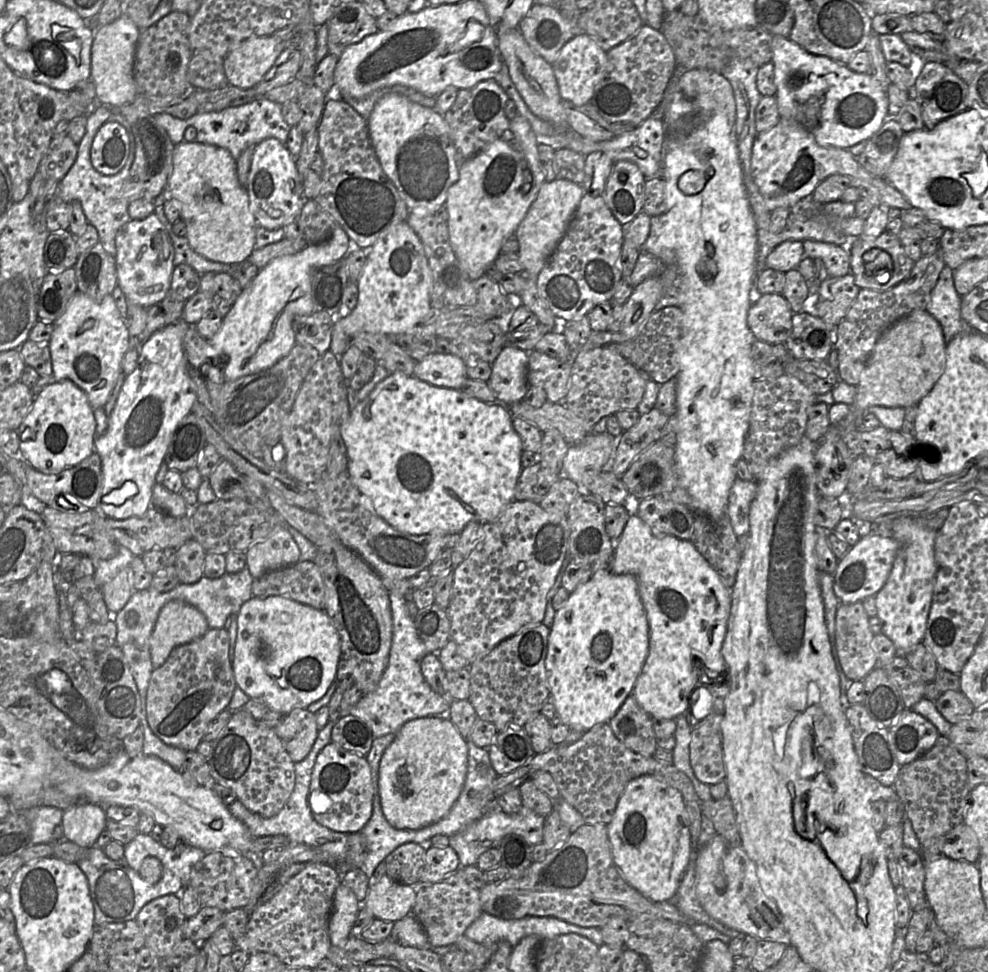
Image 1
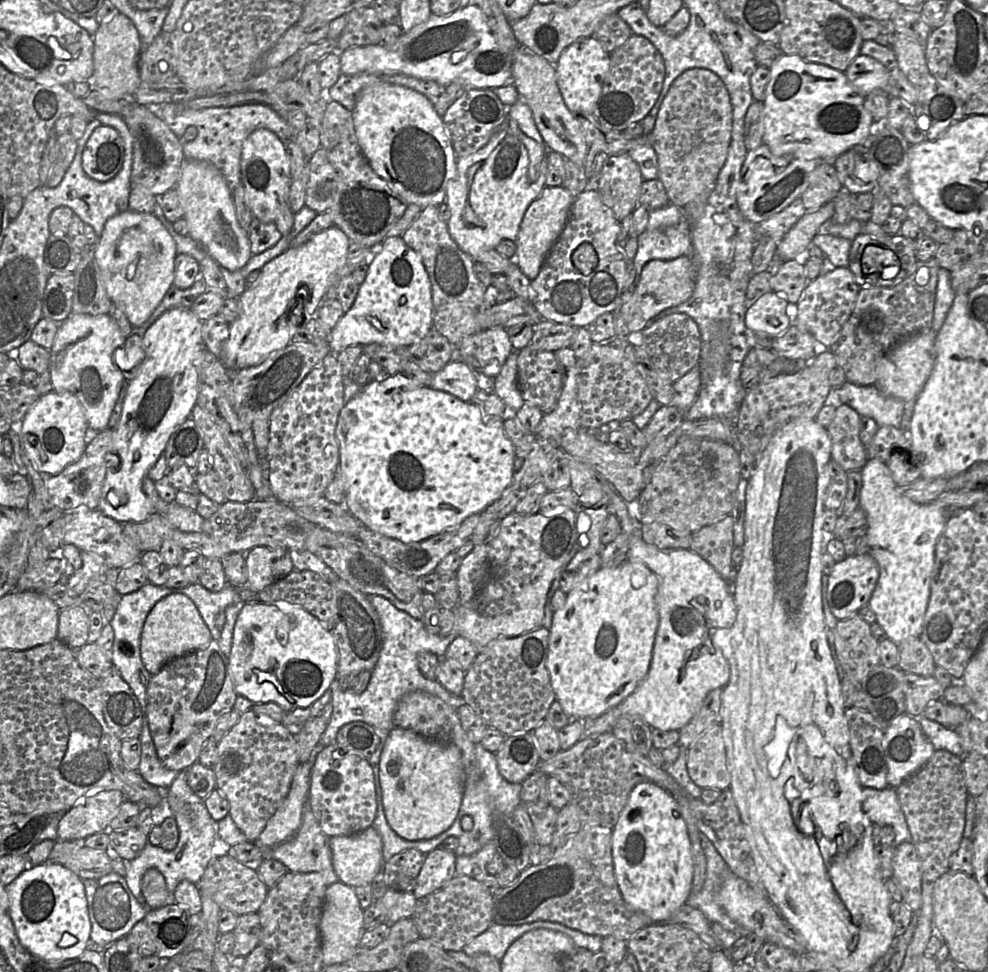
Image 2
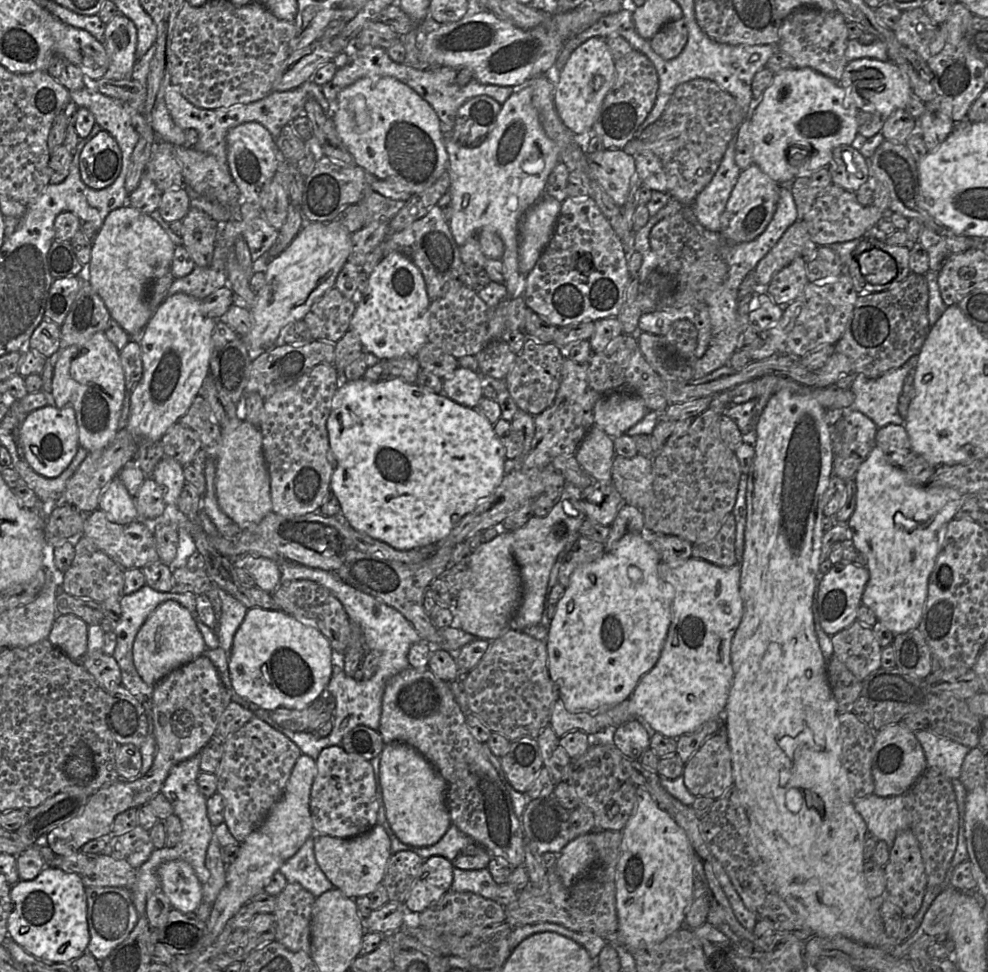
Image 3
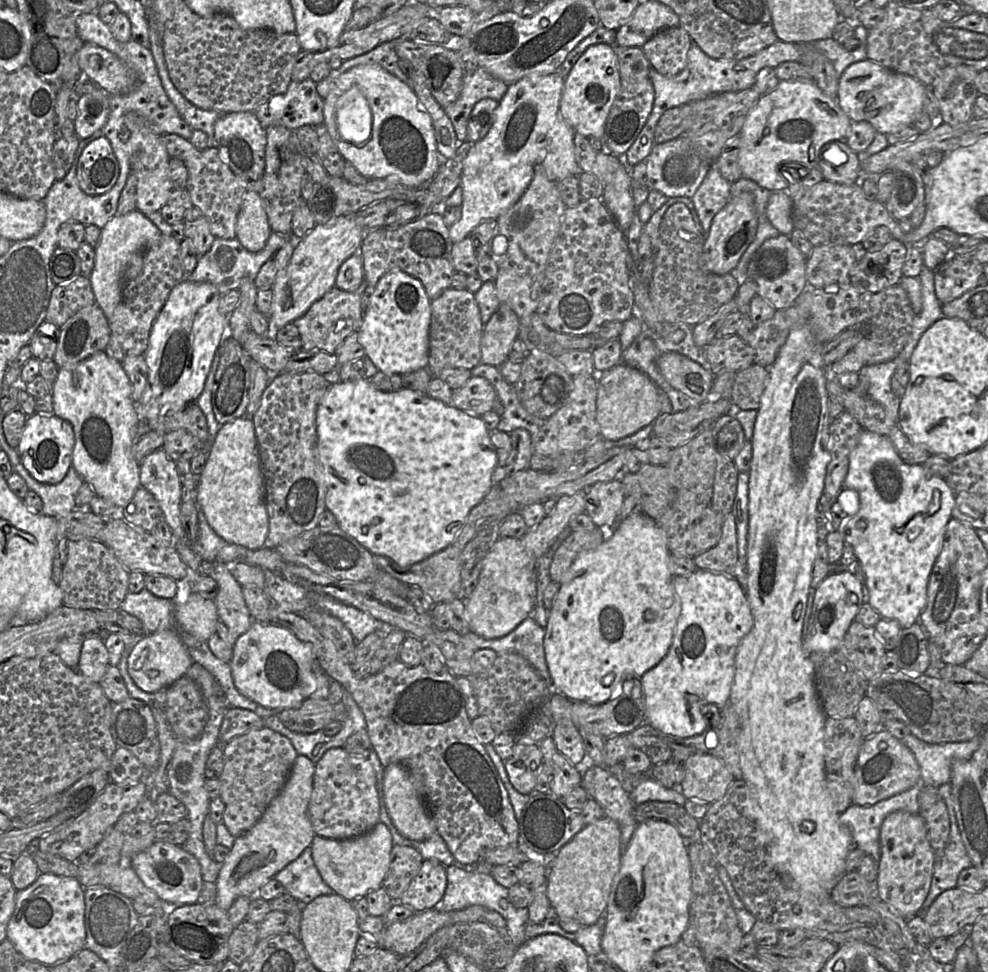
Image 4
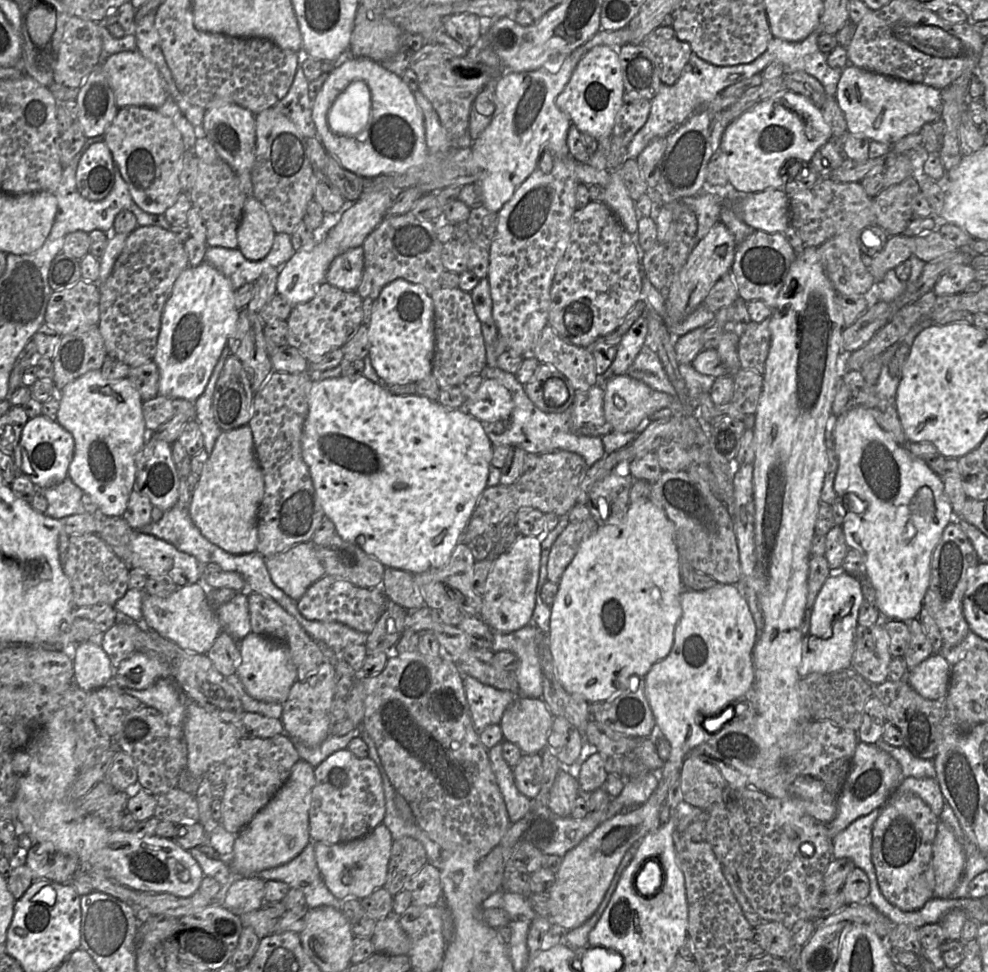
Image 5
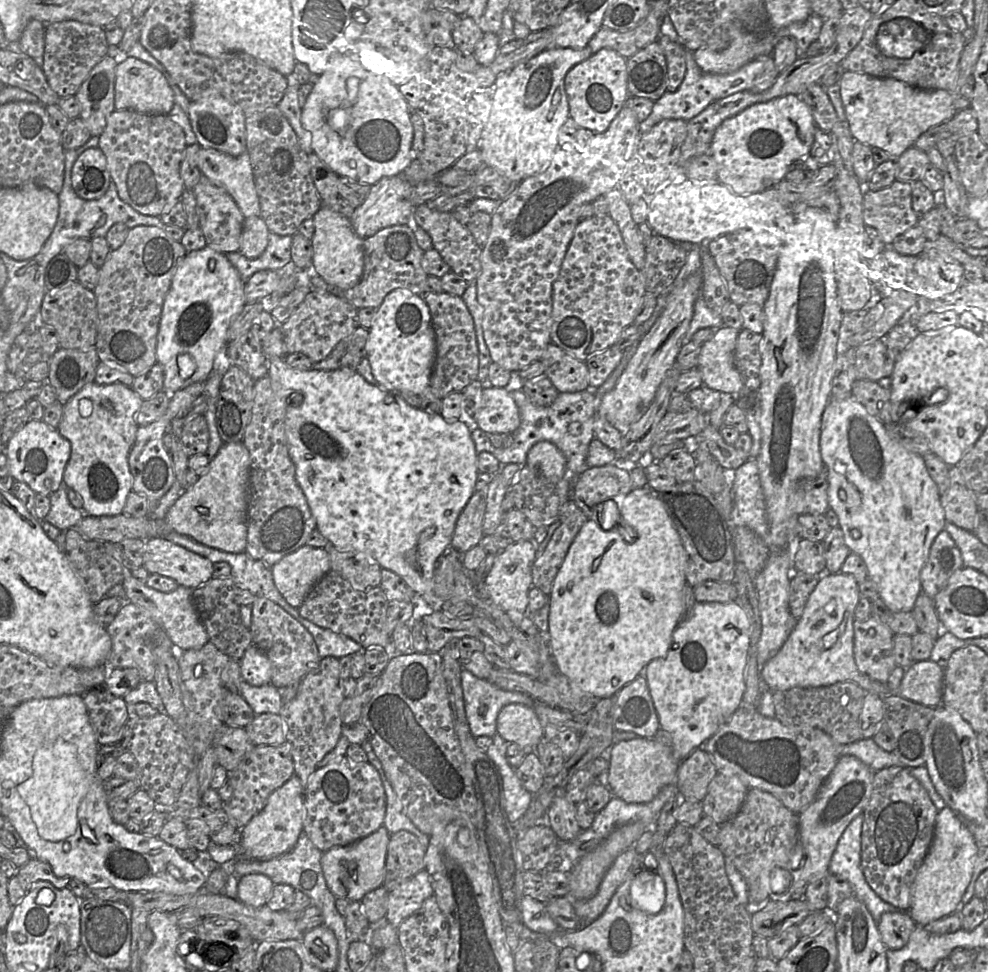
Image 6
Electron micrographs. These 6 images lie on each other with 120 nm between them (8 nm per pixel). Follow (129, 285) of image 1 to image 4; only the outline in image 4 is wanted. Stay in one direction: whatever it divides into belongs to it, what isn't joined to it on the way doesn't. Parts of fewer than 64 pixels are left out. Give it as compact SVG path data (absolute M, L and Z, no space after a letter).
M135 209L124 215L114 215L101 229L101 237L95 247L94 268L89 275L96 303L108 318L122 299L125 272L137 257L163 235L147 216Z

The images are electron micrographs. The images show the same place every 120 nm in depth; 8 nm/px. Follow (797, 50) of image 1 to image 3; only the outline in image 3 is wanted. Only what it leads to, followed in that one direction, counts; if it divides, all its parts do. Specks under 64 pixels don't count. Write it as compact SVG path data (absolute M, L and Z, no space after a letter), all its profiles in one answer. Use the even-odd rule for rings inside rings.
M808 67L790 68L776 73L761 98L753 99L754 101L755 109L750 119L753 163L779 184L791 184L795 178L823 167L828 168L833 150L839 146L851 145L858 135L859 109L852 98L838 82ZM793 148L805 150L801 159L793 161Z

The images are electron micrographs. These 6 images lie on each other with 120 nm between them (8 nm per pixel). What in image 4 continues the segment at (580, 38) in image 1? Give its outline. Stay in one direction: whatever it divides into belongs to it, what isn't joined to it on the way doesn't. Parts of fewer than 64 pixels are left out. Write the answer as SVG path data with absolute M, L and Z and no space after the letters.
M594 44L583 52L568 75L560 98L559 111L574 132L601 140L605 123L620 89L620 74L613 45Z

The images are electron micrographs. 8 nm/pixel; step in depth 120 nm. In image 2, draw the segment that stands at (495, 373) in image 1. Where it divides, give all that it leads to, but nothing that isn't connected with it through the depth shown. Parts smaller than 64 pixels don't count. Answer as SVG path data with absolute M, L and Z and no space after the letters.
M512 351L506 359L499 374L494 379L494 393L511 407L514 413L523 406L524 401L517 387L517 357L518 351Z

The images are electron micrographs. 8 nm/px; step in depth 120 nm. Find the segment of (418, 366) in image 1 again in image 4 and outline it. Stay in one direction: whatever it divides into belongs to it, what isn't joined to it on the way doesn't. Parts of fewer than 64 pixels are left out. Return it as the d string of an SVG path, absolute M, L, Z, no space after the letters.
M471 376L464 386L452 390L450 405L462 411L482 416L493 410L496 399L496 390L487 379Z

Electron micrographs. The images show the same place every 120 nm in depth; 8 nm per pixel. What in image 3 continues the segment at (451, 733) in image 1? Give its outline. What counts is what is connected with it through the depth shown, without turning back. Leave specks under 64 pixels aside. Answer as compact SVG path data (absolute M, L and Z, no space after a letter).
M403 742L384 744L380 753L380 783L386 818L402 843L423 847L442 838L451 825L445 802L446 782L415 748Z

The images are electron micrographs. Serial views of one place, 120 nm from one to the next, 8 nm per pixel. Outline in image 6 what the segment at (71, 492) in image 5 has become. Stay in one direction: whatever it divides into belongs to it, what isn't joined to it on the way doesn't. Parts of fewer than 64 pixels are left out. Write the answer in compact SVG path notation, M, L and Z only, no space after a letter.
M63 481L59 489L49 496L51 507L44 519L61 531L76 527L83 517L83 512L71 505L67 494L68 489L69 487Z

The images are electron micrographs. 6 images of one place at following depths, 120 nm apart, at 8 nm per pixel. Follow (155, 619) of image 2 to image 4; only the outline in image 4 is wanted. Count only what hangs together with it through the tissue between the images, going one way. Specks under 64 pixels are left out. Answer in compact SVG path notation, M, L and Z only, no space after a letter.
M160 631L144 635L128 657L128 673L144 692L165 689L185 675L194 662L176 631Z

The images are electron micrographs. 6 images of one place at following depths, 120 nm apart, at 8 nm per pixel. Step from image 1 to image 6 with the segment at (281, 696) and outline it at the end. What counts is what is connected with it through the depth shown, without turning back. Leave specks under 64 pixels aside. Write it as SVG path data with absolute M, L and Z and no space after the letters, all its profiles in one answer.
M251 644L245 651L240 662L242 679L251 686L270 684L271 663L267 656L255 645Z

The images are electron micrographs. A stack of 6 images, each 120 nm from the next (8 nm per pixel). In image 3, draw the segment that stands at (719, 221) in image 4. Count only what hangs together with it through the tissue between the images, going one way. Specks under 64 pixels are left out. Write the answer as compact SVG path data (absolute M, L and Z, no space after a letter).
M754 163L741 170L721 216L720 233L735 244L755 239L766 229L776 211L780 188L781 184L771 179Z

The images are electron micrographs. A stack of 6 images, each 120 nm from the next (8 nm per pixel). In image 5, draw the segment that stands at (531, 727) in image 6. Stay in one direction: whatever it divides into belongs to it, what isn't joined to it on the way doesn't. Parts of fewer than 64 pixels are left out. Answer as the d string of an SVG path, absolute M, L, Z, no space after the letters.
M516 698L505 710L499 726L504 740L519 747L523 754L542 753L548 747L548 736L554 716L542 698Z

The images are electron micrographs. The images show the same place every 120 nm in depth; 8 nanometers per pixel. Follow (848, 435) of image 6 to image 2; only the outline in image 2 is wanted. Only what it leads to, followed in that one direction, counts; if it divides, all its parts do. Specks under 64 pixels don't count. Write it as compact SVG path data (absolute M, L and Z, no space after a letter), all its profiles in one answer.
M868 459L861 469L861 475L859 507L865 512L868 521L868 553L879 566L879 578L868 605L886 636L899 644L909 638L920 637L923 631L936 544L950 511L933 503L919 504L904 496L894 482L888 466L879 459Z

